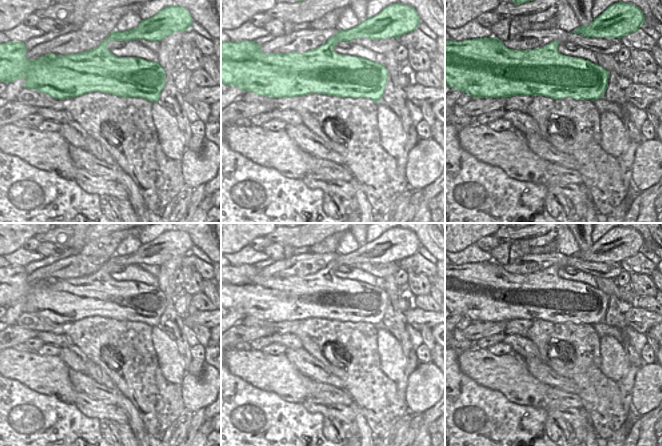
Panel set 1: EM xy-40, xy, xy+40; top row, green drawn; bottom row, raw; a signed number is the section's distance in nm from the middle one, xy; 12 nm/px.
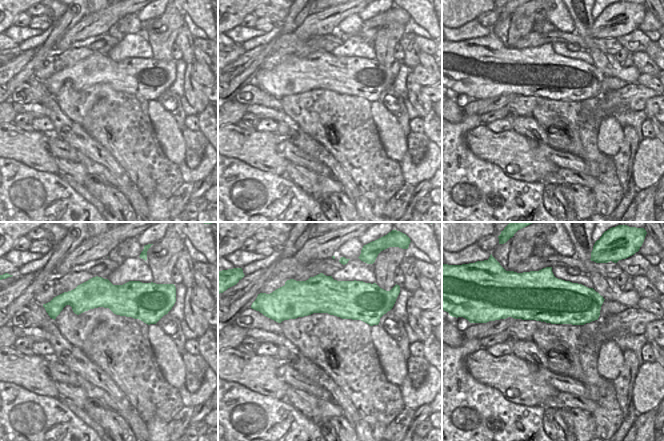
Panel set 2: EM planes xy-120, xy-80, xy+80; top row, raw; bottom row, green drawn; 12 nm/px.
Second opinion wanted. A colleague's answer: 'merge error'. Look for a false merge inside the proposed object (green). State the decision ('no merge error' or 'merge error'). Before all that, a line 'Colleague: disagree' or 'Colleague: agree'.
Colleague: disagree
no merge error

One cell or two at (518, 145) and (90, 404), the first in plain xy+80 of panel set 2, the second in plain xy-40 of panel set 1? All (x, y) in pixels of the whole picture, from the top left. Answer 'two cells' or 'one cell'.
two cells

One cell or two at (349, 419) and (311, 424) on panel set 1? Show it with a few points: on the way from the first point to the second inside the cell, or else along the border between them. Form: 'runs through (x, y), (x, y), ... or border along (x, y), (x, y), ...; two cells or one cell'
border along (303, 406), (308, 411), (319, 412), (324, 417); two cells

